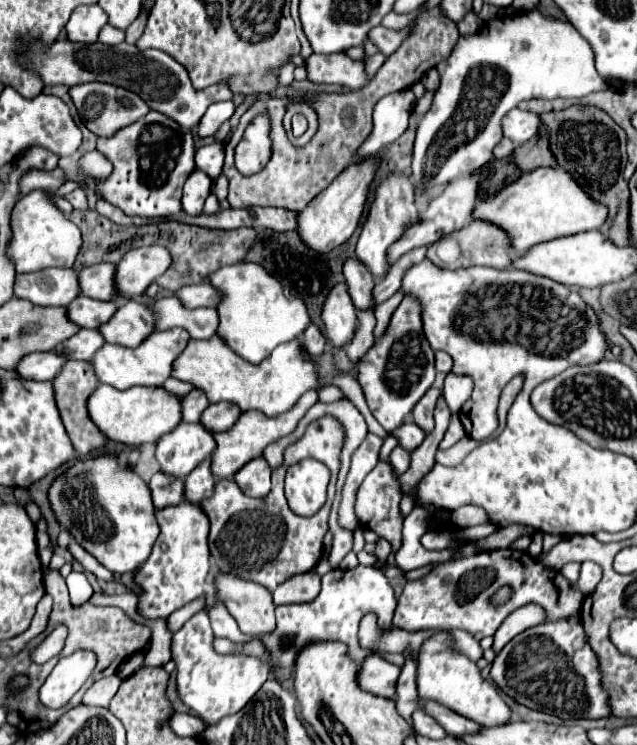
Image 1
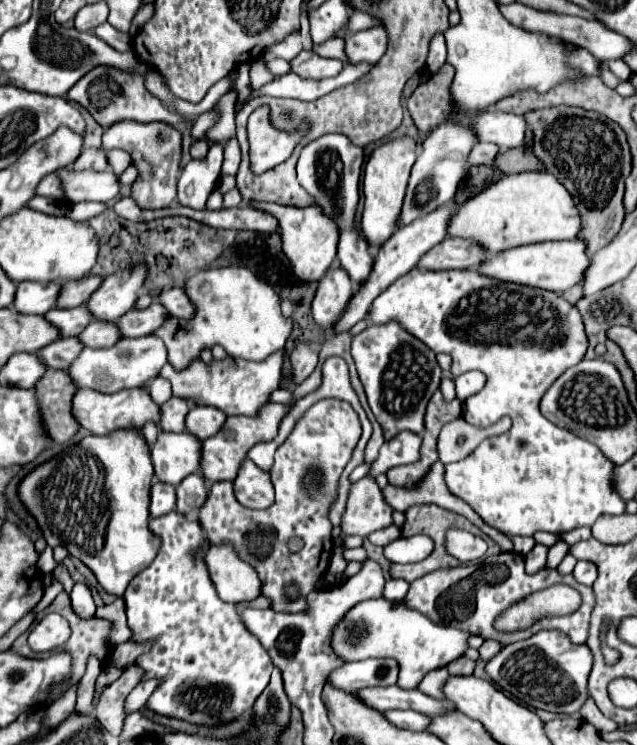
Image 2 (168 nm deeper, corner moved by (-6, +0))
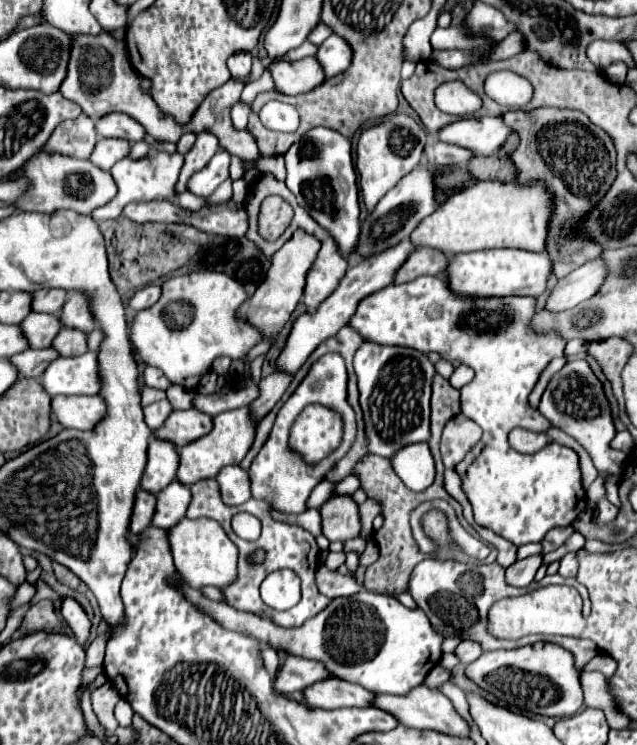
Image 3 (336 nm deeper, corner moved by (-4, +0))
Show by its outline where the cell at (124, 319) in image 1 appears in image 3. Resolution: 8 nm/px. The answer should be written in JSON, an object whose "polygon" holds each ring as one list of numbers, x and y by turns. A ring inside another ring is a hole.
{"polygon":[[61,329,59,335,53,339,51,347,61,355,61,357,77,357,87,351,85,345,85,333,75,331,75,329]]}

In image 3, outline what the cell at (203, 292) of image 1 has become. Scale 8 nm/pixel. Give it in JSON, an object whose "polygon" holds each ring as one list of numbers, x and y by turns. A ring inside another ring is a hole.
{"polygon":[[149,285,149,287,143,287,143,289,135,291,135,295,129,299,127,309,131,309,131,311,141,311,141,309,147,309,147,307,151,307,151,305,159,299,159,293,161,293,161,287,159,287,159,285]]}

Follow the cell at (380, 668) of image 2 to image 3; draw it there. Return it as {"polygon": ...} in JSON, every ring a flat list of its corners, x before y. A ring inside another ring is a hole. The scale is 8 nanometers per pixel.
{"polygon":[[287,655,287,659,281,663,275,675,273,687,279,693,293,693,293,691,303,691,315,681,327,679,327,677,333,677,333,675,323,667,323,663]]}

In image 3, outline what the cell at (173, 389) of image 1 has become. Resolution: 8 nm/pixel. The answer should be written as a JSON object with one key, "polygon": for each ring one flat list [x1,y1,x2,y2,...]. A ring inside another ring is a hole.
{"polygon":[[143,387,143,405,151,405,155,401,161,401,165,397,165,391,161,389,151,389,151,387]]}

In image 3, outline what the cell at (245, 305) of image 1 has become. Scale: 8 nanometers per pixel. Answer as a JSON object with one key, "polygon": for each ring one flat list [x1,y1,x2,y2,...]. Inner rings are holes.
{"polygon":[[199,271,199,273,189,273,181,277,171,277,161,285,161,297,155,301,155,305,137,311,133,321,131,321,131,343,145,361,145,365,155,365,159,367,167,379,175,385,185,387,187,391,197,391,199,381,205,373,211,371,211,363,217,357,231,357,231,359,243,359,245,353,259,343,261,333,251,327,249,323,239,323,235,317,237,307,247,299,247,293,241,283,231,279,225,273,217,271],[185,305,193,305,193,317,189,325,185,325]]}

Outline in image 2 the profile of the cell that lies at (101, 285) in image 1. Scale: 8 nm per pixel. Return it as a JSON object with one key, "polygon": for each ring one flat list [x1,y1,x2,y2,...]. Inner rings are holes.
{"polygon":[[85,275,81,279,75,281,67,281,63,283,57,307,63,309,71,309,71,307,79,307,83,303,89,301,89,295,93,291,97,291,97,287,103,283,103,279,99,275]]}

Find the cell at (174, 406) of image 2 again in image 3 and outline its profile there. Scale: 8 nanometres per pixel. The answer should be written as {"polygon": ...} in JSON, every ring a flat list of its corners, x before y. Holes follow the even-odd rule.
{"polygon":[[167,399,143,407,143,415,145,415,145,423,147,423,147,427,151,427,153,431,159,429,171,411,173,411,173,409,171,409,171,405,169,405]]}

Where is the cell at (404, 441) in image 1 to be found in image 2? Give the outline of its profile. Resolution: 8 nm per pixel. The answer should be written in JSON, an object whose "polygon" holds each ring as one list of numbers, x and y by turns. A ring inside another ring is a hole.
{"polygon":[[401,431,393,439,385,441,383,447,379,449,379,459,373,461,371,477,377,477,379,473,389,471,391,467,397,465,409,465,419,459,419,445,421,437,413,435,413,431]]}

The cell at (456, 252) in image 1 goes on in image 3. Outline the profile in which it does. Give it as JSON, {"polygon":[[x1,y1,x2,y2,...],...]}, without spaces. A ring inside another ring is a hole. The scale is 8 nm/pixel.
{"polygon":[[423,247,423,249,411,251,411,255,403,263,403,267,397,271,393,283,413,281,421,275,439,275,445,271,445,267,447,267,447,257,441,251]]}

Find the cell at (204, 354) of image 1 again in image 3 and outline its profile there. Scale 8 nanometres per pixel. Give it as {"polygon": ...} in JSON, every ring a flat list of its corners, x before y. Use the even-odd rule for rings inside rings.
{"polygon":[[145,367,143,371,143,383,147,387,155,387,155,389,167,389,171,383,167,381,167,377,163,375,163,371,159,371,157,367]]}

